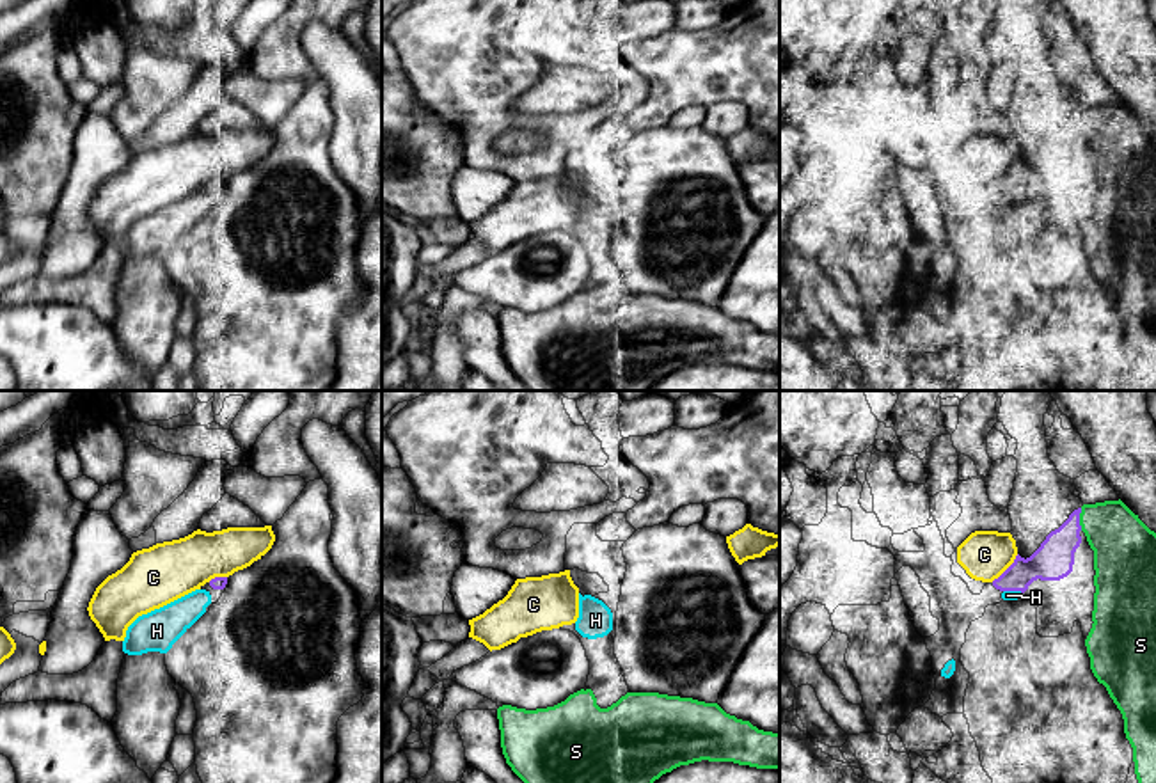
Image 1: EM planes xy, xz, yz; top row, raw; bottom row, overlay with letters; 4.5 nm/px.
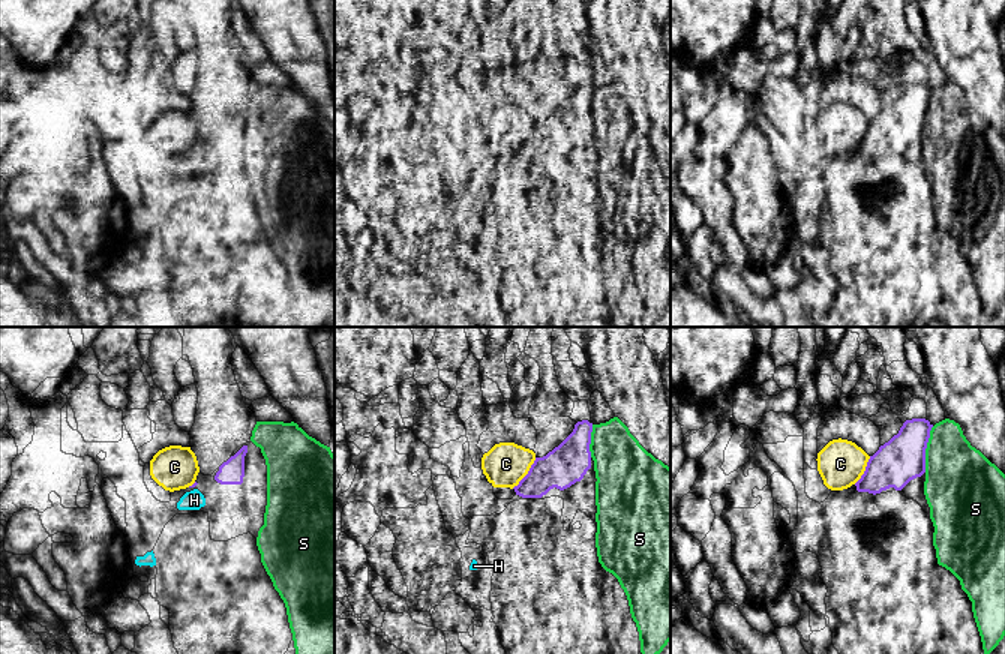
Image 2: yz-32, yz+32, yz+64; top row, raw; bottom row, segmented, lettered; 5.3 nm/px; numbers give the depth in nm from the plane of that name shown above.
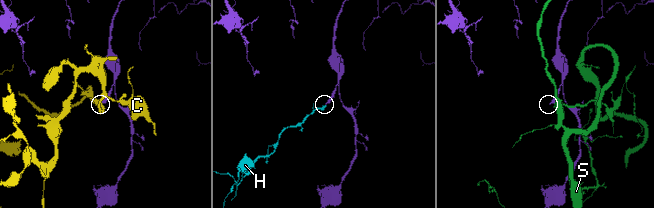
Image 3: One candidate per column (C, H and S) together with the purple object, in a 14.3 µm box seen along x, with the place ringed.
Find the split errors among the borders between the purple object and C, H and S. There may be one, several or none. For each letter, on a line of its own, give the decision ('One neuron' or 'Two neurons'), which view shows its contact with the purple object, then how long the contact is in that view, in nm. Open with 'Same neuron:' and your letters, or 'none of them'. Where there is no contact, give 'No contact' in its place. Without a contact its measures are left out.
Same neuron: H
C: Two neurons. Touches purple in yz. Shared border 180 nm
H: One neuron. Touches purple in yz. Shared border 90 nm
S: Two neurons. Touches purple in yz. Shared border 100 nm

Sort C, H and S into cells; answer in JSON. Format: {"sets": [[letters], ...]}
{"sets": [["C"], ["H"], ["S"]]}

